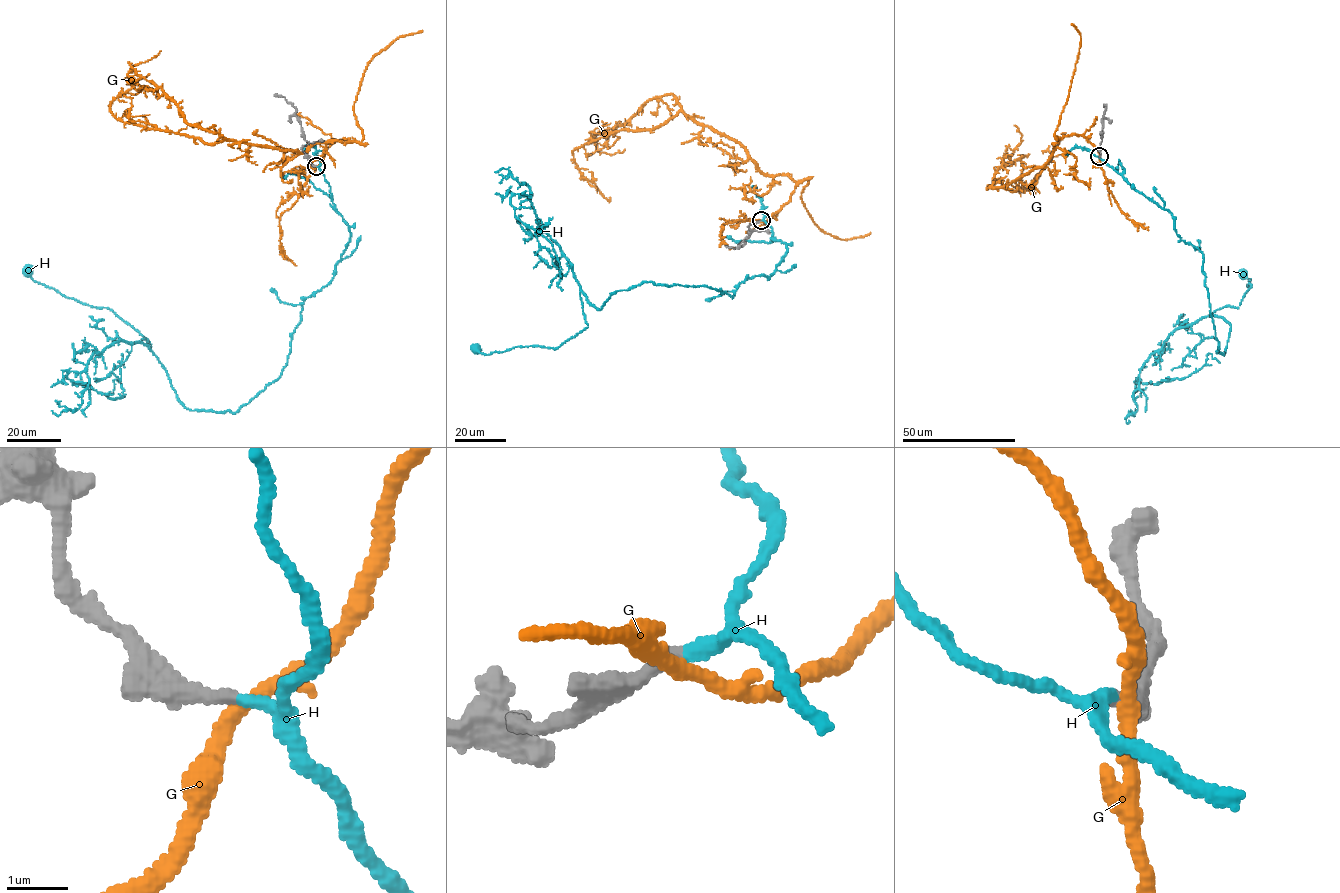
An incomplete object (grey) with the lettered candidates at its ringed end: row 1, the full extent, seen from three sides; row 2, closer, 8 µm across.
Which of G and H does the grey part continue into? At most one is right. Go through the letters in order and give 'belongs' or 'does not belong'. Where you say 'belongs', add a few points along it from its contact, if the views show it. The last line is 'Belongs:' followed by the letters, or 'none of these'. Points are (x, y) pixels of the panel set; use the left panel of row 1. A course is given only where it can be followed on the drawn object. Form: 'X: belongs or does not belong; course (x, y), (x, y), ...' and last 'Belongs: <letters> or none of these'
G: does not belong
H: belongs; course (316, 166), (350, 239), (332, 279), (302, 304), (281, 374), (234, 412), (188, 409), (139, 332), (28, 270)
Belongs: H

